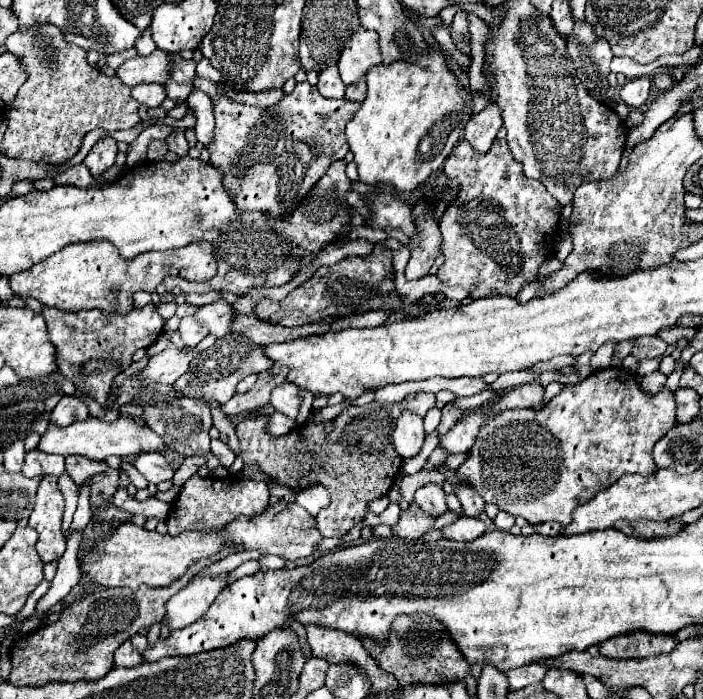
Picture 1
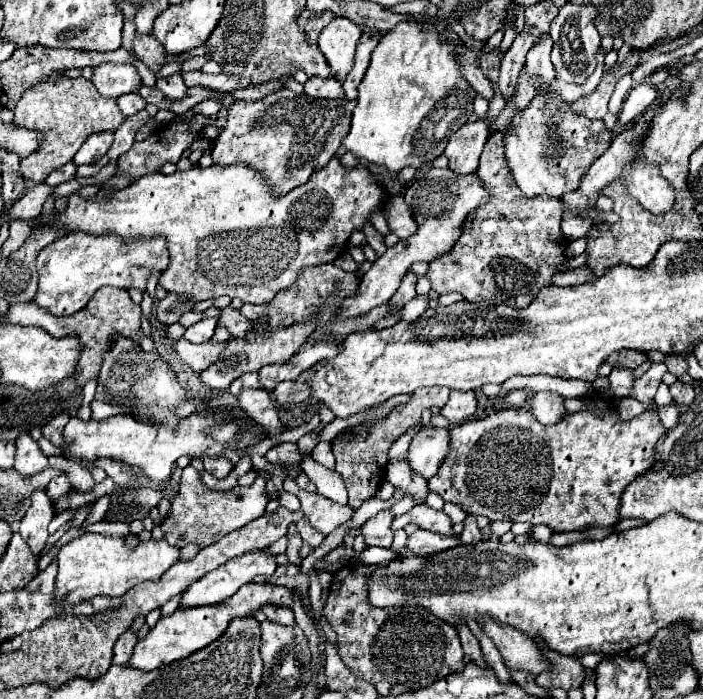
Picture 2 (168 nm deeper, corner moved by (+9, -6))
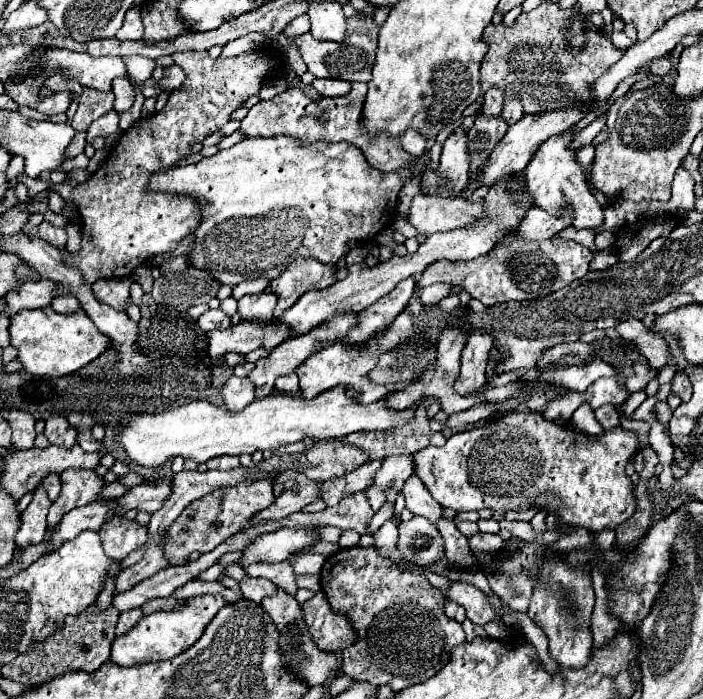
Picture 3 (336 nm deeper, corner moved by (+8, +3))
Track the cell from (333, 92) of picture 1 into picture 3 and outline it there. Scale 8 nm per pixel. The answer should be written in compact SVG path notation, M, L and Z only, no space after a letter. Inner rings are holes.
M316 78L312 82L312 88L322 94L322 96L344 96L350 92L350 82L346 80L336 80L336 78L326 78L326 80L320 80Z

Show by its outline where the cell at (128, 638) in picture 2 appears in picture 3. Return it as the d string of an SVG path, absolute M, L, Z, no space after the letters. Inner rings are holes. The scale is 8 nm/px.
M140 610L122 612L122 614L120 614L120 620L118 620L118 626L116 626L116 636L124 636L130 628L134 628L134 626L140 622L142 616L144 616L144 614L142 614Z

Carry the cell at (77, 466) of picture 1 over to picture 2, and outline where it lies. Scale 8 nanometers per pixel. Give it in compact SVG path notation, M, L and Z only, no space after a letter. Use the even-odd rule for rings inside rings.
M59 475L59 477L55 477L55 479L49 481L49 485L47 485L45 491L47 491L47 495L49 495L51 501L57 501L61 495L69 493L69 489L71 489L69 477L67 475Z

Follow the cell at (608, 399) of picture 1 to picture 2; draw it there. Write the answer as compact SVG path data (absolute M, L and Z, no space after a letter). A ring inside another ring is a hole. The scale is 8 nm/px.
M597 391L591 393L589 399L585 399L587 403L591 405L597 405L601 409L605 409L607 413L603 413L603 417L595 417L593 413L569 413L567 417L563 417L557 425L551 425L551 427L545 427L545 425L539 425L539 421L533 417L531 411L527 409L507 409L507 411L499 411L499 413L491 413L487 415L485 419L477 421L477 419L471 419L471 421L465 421L463 425L457 425L449 431L449 457L445 457L445 461L441 463L441 469L427 481L429 485L429 491L441 495L443 501L447 503L455 503L459 505L465 513L471 513L471 515L483 515L487 517L489 521L499 521L499 519L505 519L505 521L527 521L531 525L547 525L551 527L553 531L583 531L583 529L591 529L591 527L613 527L621 517L619 517L619 507L621 507L621 495L625 491L625 487L635 479L639 477L641 473L649 471L655 463L655 445L659 441L659 437L665 433L665 427L661 425L659 417L657 417L657 411L649 411L649 413L641 413L639 417L635 417L633 421L629 423L621 423L621 419L617 417L615 411L615 403L613 401L605 401L599 397Z

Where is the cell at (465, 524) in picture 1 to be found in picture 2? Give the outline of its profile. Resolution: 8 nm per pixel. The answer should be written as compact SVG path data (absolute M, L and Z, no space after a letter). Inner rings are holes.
M417 529L413 535L409 535L407 549L415 557L417 555L419 557L429 557L433 553L439 553L439 551L445 551L445 549L451 549L451 547L457 547L457 543L459 543L457 537L443 537L443 535L431 533L431 531Z

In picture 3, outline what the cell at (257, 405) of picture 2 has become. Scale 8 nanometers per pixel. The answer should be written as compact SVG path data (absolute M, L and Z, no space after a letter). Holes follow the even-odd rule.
M230 376L230 380L222 388L222 398L224 398L226 408L242 410L246 408L246 404L250 404L250 400L254 400L254 392L256 388L248 378Z

